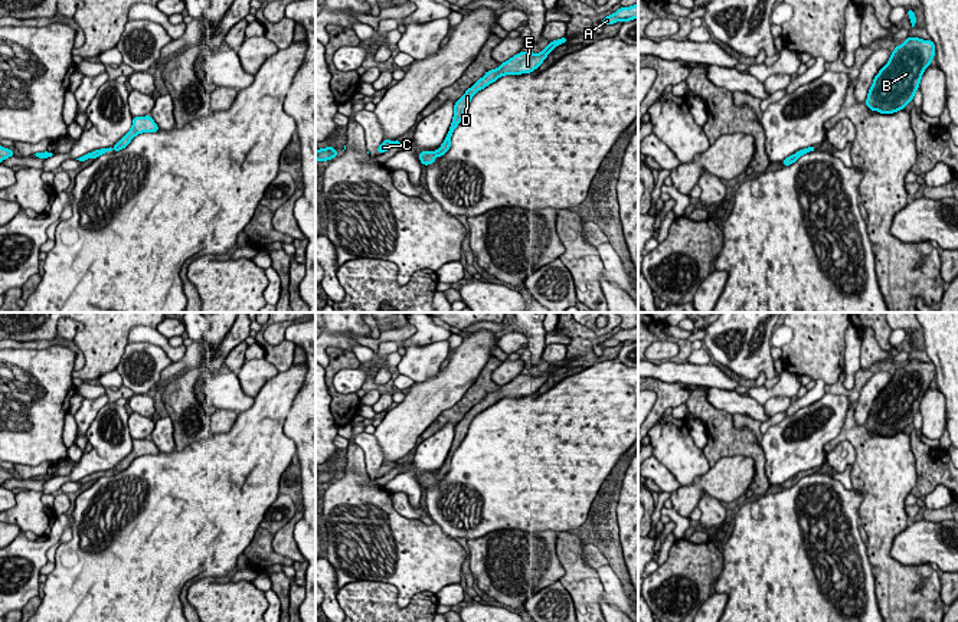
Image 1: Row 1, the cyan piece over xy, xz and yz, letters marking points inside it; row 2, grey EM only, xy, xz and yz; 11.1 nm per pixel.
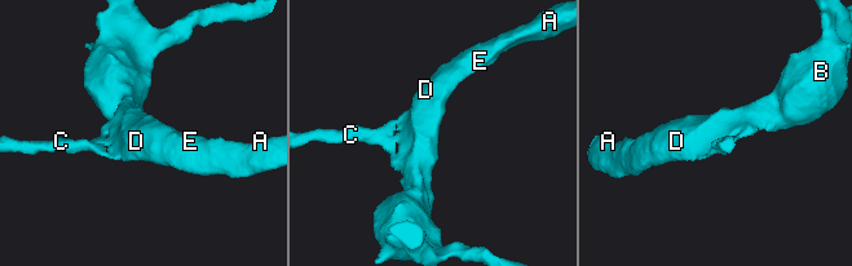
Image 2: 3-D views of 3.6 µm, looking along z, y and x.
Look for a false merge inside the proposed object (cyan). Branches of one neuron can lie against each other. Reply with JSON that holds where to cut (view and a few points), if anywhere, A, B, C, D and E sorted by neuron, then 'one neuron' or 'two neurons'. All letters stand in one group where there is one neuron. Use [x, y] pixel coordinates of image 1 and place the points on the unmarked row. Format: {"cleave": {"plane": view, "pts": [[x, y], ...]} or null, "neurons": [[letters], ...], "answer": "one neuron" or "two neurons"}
{"cleave": null, "neurons": [["A", "B", "C", "D", "E"]], "answer": "one neuron"}

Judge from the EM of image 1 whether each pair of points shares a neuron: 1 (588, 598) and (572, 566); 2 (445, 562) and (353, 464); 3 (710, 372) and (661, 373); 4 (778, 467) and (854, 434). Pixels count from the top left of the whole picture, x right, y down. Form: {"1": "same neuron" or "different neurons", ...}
{"1": "same neuron", "2": "same neuron", "3": "same neuron", "4": "different neurons"}

